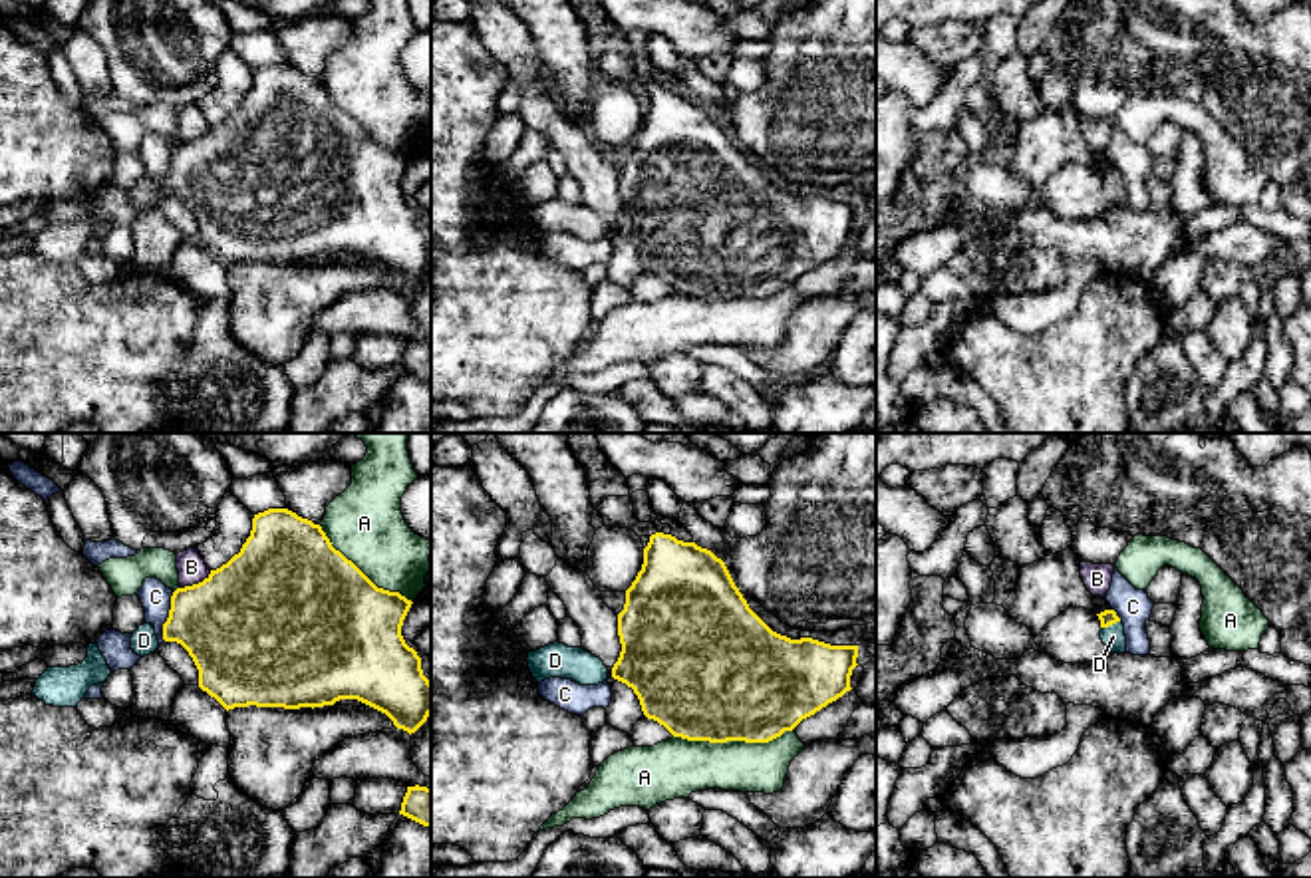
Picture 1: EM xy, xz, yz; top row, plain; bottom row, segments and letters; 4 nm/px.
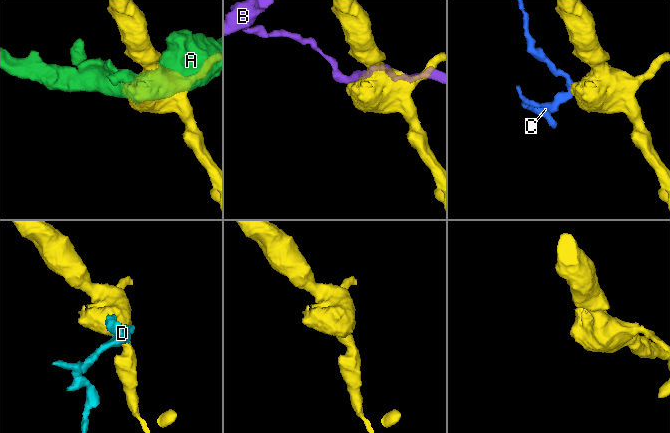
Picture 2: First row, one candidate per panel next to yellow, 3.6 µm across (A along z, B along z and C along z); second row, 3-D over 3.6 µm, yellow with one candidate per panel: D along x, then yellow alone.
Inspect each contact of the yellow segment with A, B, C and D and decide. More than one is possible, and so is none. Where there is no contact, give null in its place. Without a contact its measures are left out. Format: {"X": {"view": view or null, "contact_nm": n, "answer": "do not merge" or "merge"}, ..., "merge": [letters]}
{"A": {"view": "xz", "contact_nm": 480, "answer": "do not merge"}, "B": {"view": "xy", "contact_nm": 150, "answer": "do not merge"}, "C": {"view": "xy", "contact_nm": 200, "answer": "do not merge"}, "D": {"view": "yz", "contact_nm": 80, "answer": "merge"}, "merge": ["D"]}

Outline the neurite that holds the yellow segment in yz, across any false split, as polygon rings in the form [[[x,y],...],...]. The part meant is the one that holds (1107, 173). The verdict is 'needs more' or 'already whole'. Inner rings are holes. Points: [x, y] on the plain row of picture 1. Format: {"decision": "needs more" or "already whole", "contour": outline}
{"decision": "needs more", "contour": [[[1104,165],[1096,169],[1100,175],[1100,195],[1112,209],[1124,209],[1126,207],[1126,191],[1124,191],[1124,179],[1116,171],[1114,165]]]}

